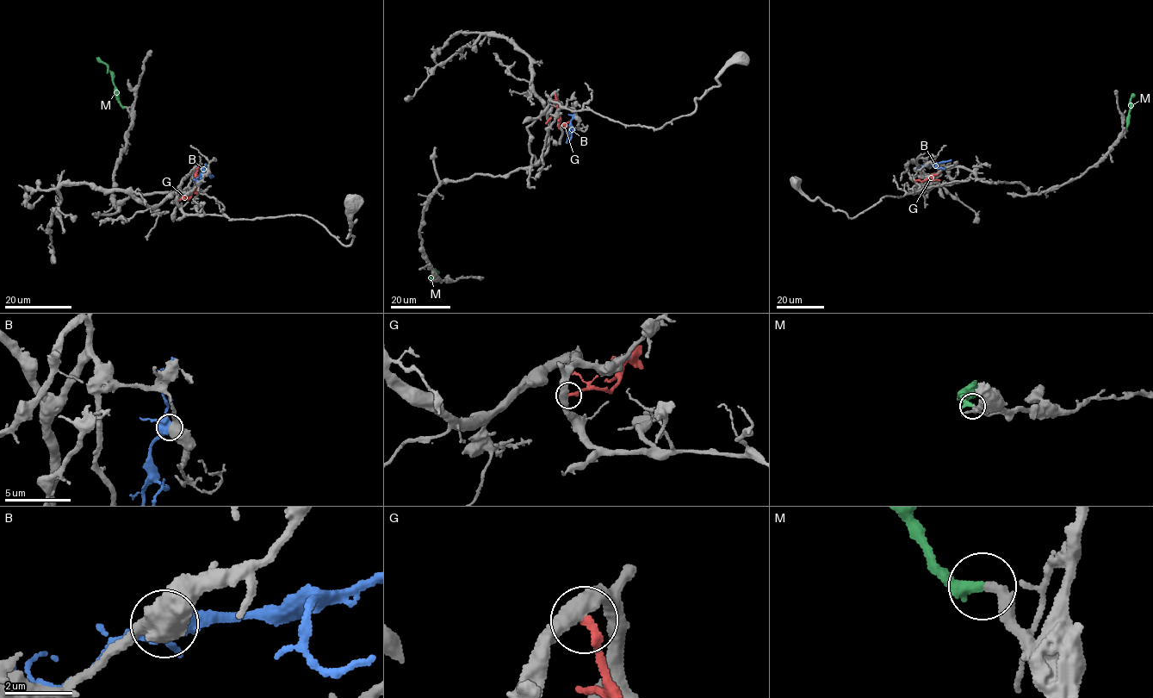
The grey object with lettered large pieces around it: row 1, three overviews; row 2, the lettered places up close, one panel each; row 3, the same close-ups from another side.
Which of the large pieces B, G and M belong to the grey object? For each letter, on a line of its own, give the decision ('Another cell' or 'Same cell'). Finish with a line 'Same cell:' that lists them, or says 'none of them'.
B: Another cell
G: Another cell
M: Same cell
Same cell: M

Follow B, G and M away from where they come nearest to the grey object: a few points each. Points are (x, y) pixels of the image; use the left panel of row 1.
B: (202, 175), (201, 173), (208, 171), (213, 177)
G: (177, 200), (190, 198), (195, 191), (198, 167)
M: (125, 107), (119, 100), (112, 74), (108, 66), (97, 59)

